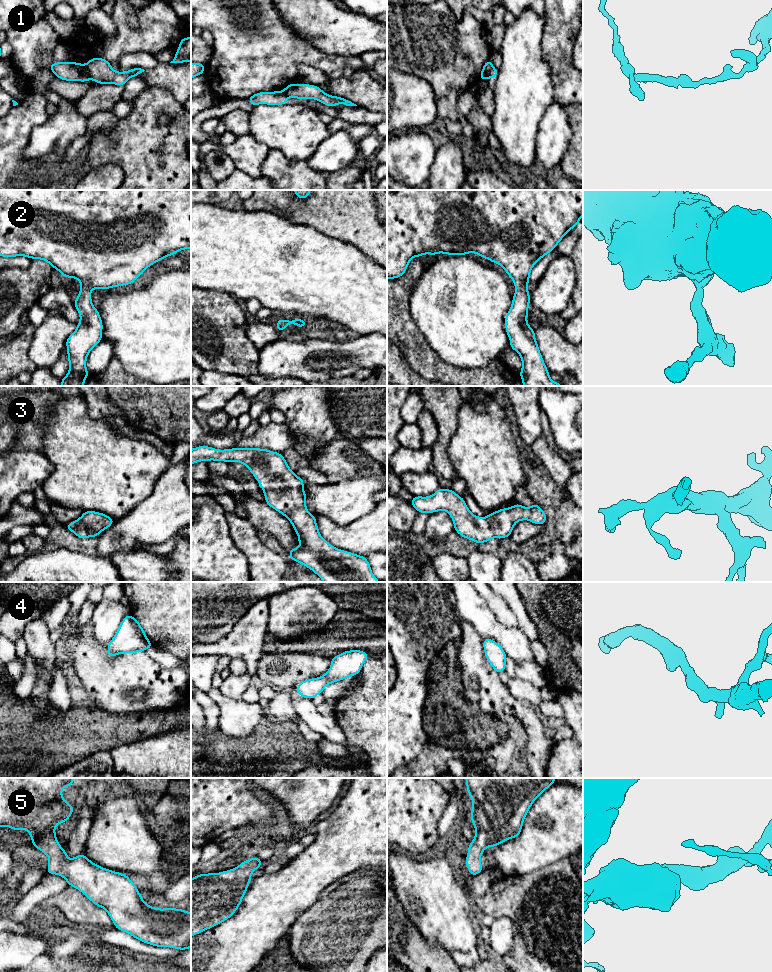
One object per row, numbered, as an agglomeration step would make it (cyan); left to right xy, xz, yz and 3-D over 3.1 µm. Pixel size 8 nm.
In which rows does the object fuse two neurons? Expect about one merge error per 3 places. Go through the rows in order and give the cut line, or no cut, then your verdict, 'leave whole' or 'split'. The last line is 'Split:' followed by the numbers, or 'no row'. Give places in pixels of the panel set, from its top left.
1: cut in xy along (85, 65), (90, 78); split
2: no cut; leave whole
3: no cut; leave whole
4: no cut; leave whole
5: no cut; leave whole
Split: 1

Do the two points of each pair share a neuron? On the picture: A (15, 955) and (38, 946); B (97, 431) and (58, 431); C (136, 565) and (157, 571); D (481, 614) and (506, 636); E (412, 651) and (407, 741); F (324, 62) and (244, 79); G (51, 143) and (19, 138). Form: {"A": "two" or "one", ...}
{"A": "one", "B": "one", "C": "one", "D": "one", "E": "one", "F": "one", "G": "two"}

